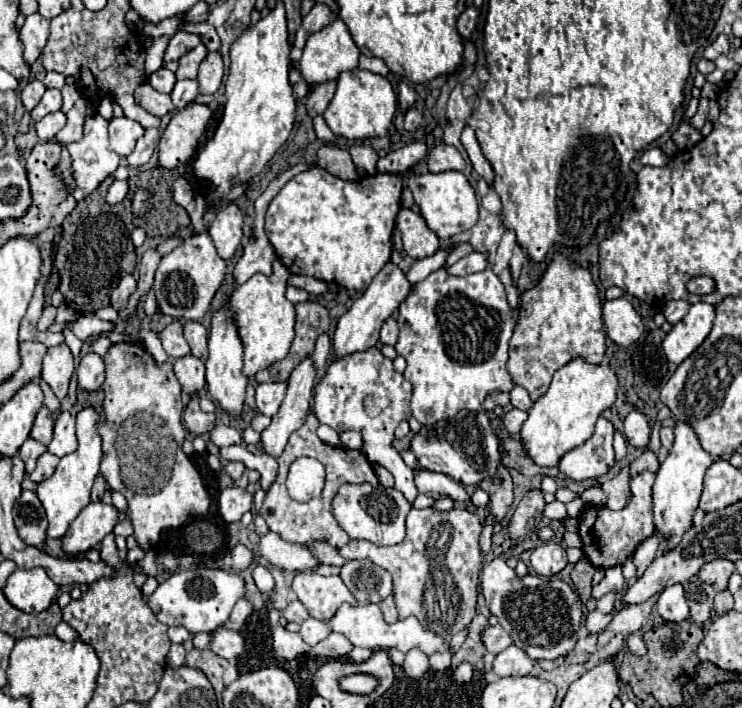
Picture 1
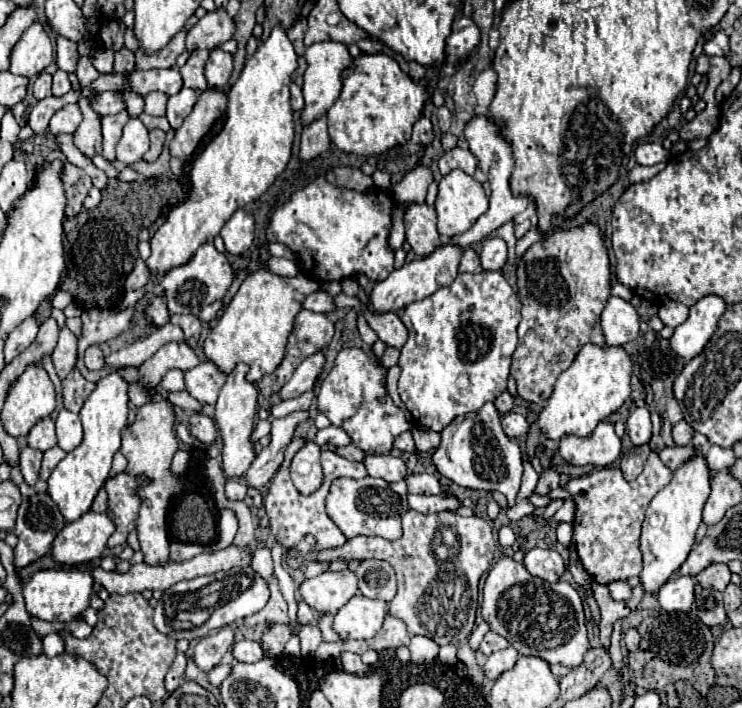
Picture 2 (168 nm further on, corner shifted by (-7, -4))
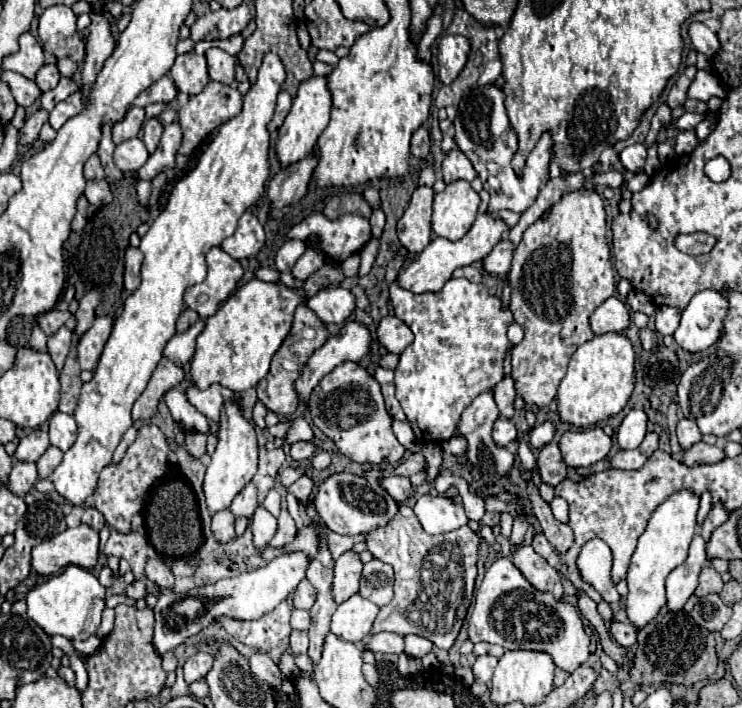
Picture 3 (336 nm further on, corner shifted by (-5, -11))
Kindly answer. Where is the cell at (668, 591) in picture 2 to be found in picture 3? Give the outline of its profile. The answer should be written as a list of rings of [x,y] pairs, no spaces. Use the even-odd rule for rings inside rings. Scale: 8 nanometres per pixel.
[[[697,534],[689,546],[687,560],[667,576],[667,608],[677,612],[697,588],[697,576],[705,564],[705,540]]]

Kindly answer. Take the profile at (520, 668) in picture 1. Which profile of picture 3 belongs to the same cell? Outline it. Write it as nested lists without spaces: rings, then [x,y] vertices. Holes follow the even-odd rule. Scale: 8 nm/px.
[[[479,656],[477,662],[473,664],[475,682],[489,686],[491,684],[491,678],[493,678],[495,666],[497,666],[497,658],[493,658],[493,656]]]

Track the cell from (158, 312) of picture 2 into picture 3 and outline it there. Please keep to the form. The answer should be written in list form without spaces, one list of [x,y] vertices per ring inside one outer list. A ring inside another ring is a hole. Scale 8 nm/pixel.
[[[267,52],[257,80],[243,96],[243,110],[219,128],[197,166],[175,184],[167,206],[141,238],[139,250],[145,256],[141,286],[125,300],[125,310],[113,324],[95,376],[81,388],[79,406],[75,410],[75,422],[79,426],[77,440],[51,474],[55,490],[71,506],[83,506],[97,490],[99,472],[111,464],[113,450],[121,442],[125,430],[131,428],[131,408],[145,390],[153,368],[163,358],[163,348],[175,334],[175,320],[185,308],[183,292],[189,284],[205,280],[205,254],[235,232],[239,216],[263,194],[269,178],[271,148],[267,124],[273,118],[277,94],[285,78],[287,72],[279,56]]]

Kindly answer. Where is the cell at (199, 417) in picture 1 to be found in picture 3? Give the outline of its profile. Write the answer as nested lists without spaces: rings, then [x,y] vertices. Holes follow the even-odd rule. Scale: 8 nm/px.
[[[189,432],[185,436],[185,448],[189,450],[189,454],[193,458],[201,458],[205,454],[205,448],[207,448],[207,434],[203,434],[203,432]]]

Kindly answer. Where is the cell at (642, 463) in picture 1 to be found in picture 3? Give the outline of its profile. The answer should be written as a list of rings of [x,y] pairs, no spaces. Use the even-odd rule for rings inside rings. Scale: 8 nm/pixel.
[[[697,442],[693,448],[685,450],[683,464],[685,466],[699,466],[699,464],[715,464],[725,458],[723,450],[719,446],[709,446],[705,442]]]

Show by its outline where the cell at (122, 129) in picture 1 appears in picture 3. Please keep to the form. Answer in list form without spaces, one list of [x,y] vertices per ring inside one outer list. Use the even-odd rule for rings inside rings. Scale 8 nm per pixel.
[[[131,138],[131,140],[125,140],[121,142],[117,148],[115,148],[115,164],[119,170],[123,172],[137,172],[149,158],[147,150],[145,150],[145,144],[139,140],[139,138]]]

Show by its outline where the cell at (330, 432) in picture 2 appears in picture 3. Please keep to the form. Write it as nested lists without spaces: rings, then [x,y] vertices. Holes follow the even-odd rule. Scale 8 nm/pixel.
[[[295,442],[295,444],[291,444],[291,458],[295,462],[303,462],[303,460],[307,462],[315,454],[315,450],[317,450],[317,446],[313,442]]]

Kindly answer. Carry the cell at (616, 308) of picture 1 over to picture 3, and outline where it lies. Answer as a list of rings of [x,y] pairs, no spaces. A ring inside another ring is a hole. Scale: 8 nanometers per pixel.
[[[611,296],[591,316],[593,334],[623,334],[629,328],[629,310],[623,300]]]

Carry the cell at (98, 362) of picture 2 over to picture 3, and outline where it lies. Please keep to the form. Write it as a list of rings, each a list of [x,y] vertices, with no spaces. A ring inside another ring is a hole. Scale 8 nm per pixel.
[[[113,316],[95,318],[95,324],[79,340],[79,364],[81,370],[95,370],[101,358],[103,346],[113,330]]]

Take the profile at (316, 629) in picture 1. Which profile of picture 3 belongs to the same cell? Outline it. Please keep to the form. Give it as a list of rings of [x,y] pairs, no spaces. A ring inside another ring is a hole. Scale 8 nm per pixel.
[[[293,630],[291,636],[289,636],[289,644],[291,644],[291,650],[293,650],[295,656],[307,654],[307,648],[309,648],[309,636],[307,636],[307,632]]]

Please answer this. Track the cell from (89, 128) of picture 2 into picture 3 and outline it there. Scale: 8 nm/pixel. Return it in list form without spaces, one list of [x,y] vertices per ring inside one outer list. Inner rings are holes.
[[[93,154],[87,162],[85,162],[85,178],[91,180],[91,178],[103,178],[103,168],[101,168],[101,162],[99,162],[99,156]]]

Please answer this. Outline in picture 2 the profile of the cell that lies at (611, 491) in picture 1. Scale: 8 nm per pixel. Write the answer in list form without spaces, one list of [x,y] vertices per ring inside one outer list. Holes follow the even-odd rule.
[[[647,443],[647,445],[633,447],[631,451],[627,451],[621,457],[621,471],[623,471],[625,479],[633,481],[643,471],[643,465],[645,465],[645,459],[647,459],[649,453],[651,453],[651,449],[649,449],[649,443]]]

